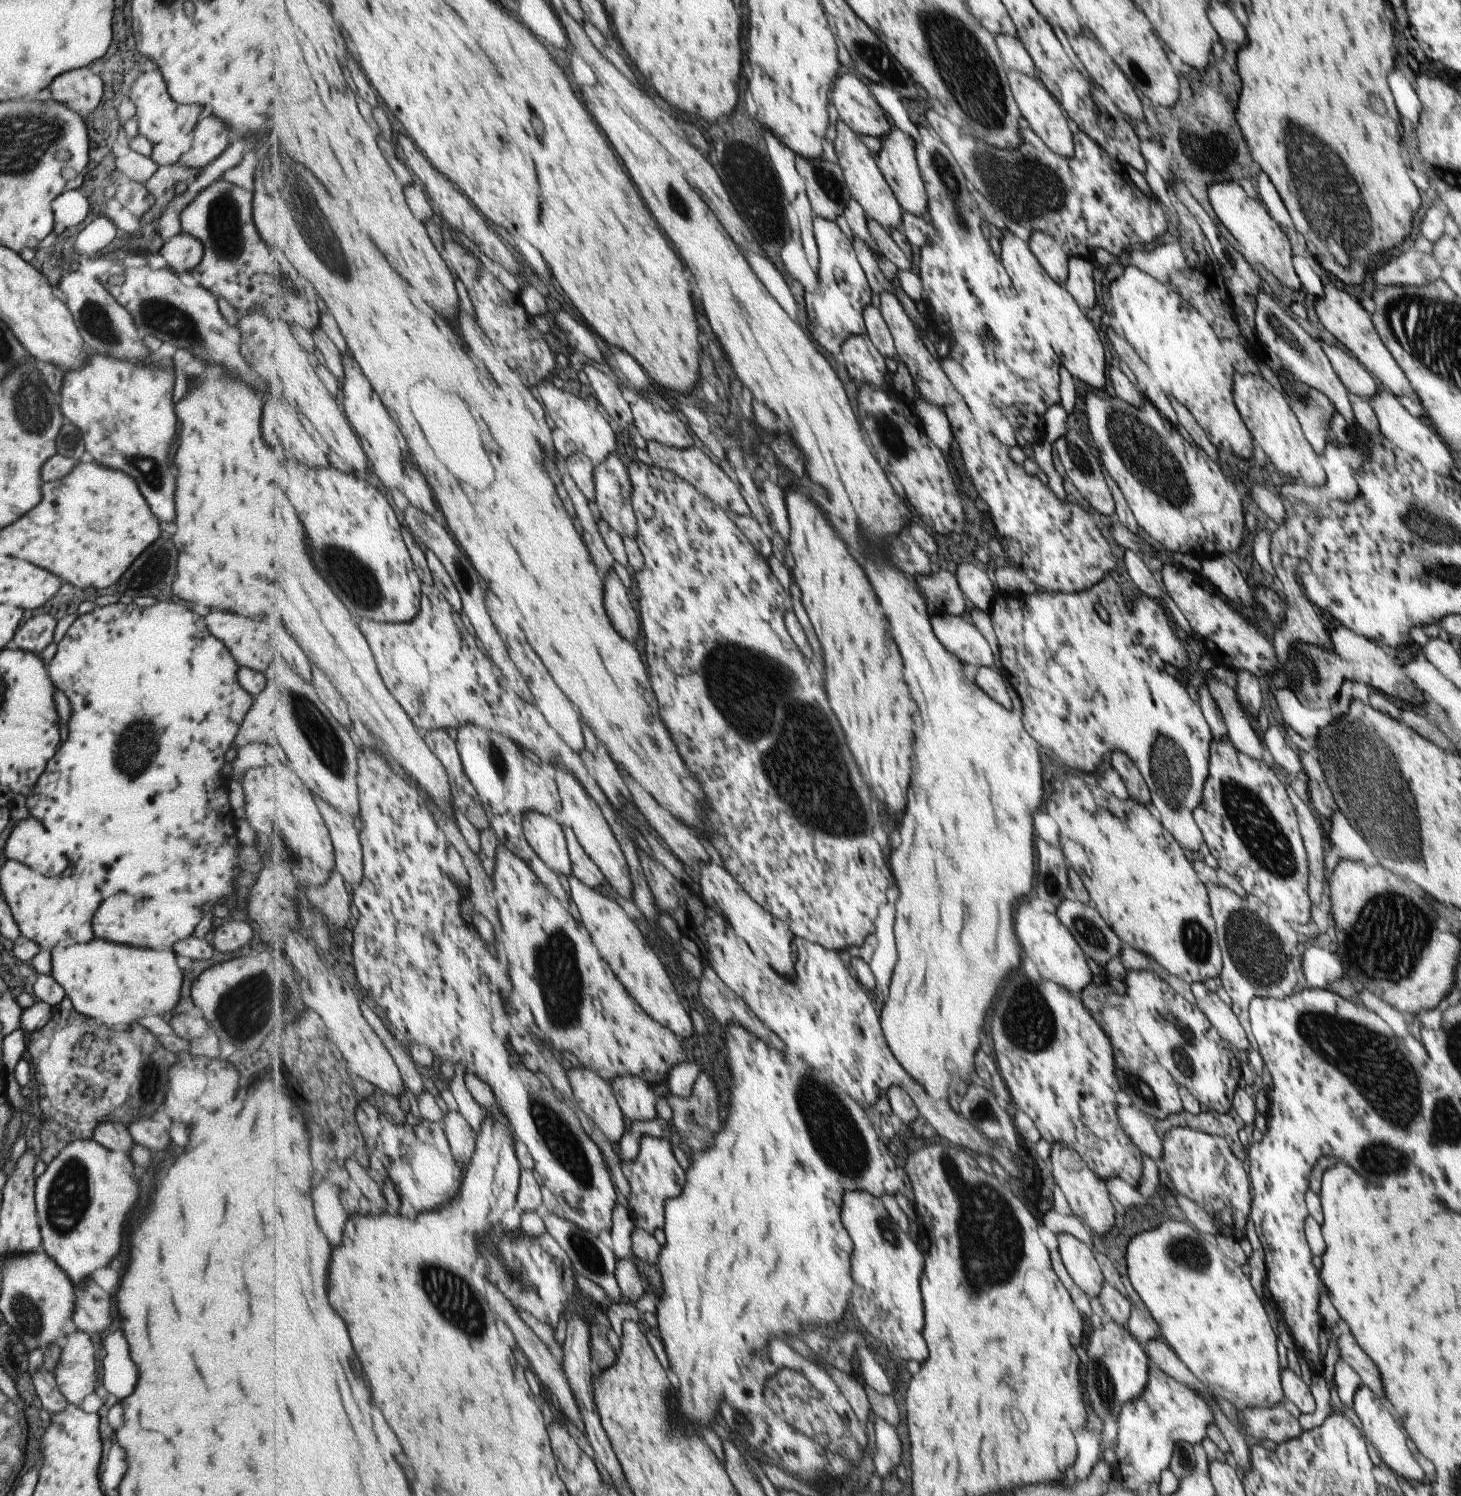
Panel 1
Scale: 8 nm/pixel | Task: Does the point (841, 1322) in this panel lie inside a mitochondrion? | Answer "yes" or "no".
no

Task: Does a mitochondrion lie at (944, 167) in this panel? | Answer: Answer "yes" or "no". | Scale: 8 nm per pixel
yes

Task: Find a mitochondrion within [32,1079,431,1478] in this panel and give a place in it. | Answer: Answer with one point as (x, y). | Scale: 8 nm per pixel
(68, 1195)

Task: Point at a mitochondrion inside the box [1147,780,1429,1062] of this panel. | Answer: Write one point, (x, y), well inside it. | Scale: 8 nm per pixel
(1249, 945)

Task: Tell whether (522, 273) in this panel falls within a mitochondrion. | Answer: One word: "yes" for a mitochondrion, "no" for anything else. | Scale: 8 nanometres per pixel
no

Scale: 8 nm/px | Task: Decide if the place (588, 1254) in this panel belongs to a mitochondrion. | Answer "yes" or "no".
yes

